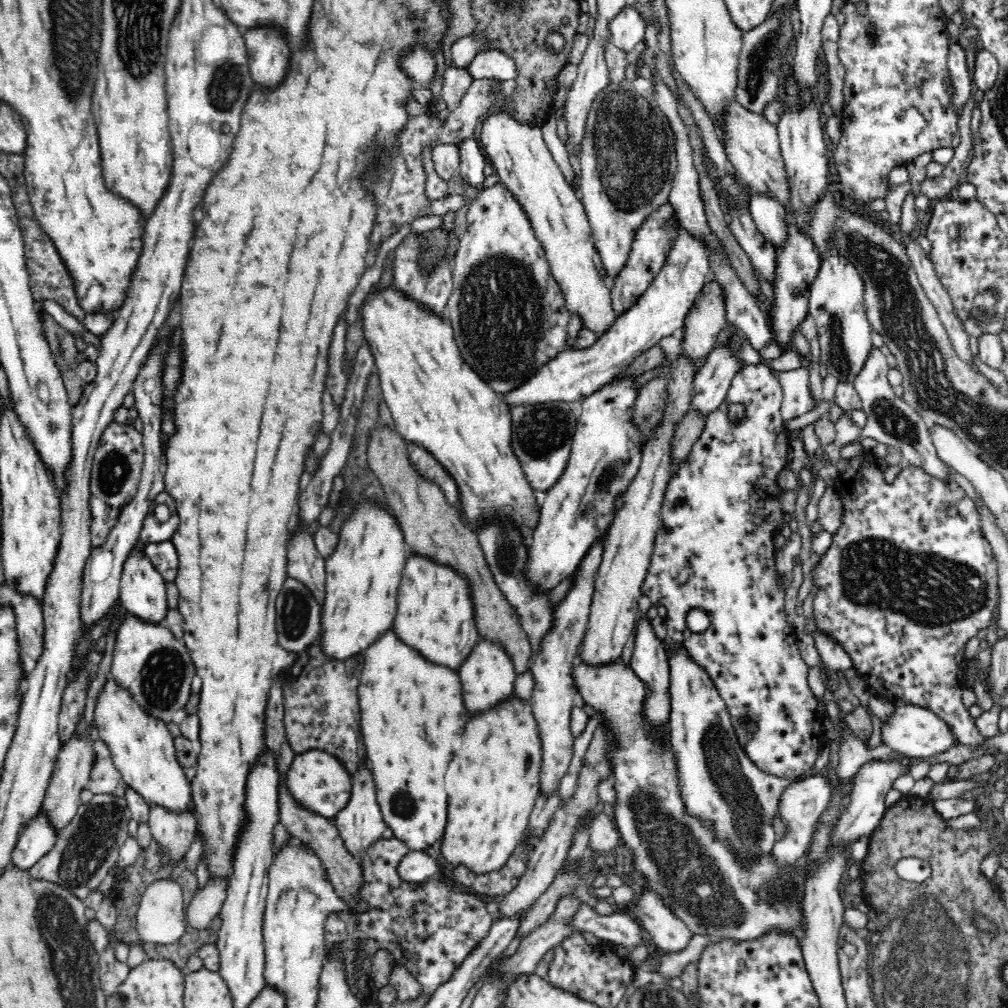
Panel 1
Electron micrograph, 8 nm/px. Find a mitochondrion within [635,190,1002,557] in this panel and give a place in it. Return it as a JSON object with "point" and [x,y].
{"point":[894,421]}

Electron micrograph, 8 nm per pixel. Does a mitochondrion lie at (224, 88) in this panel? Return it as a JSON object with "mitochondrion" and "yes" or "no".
{"mitochondrion":"yes"}

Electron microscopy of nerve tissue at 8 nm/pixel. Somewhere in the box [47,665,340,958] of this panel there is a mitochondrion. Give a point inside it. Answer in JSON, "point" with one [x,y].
{"point":[94,840]}

